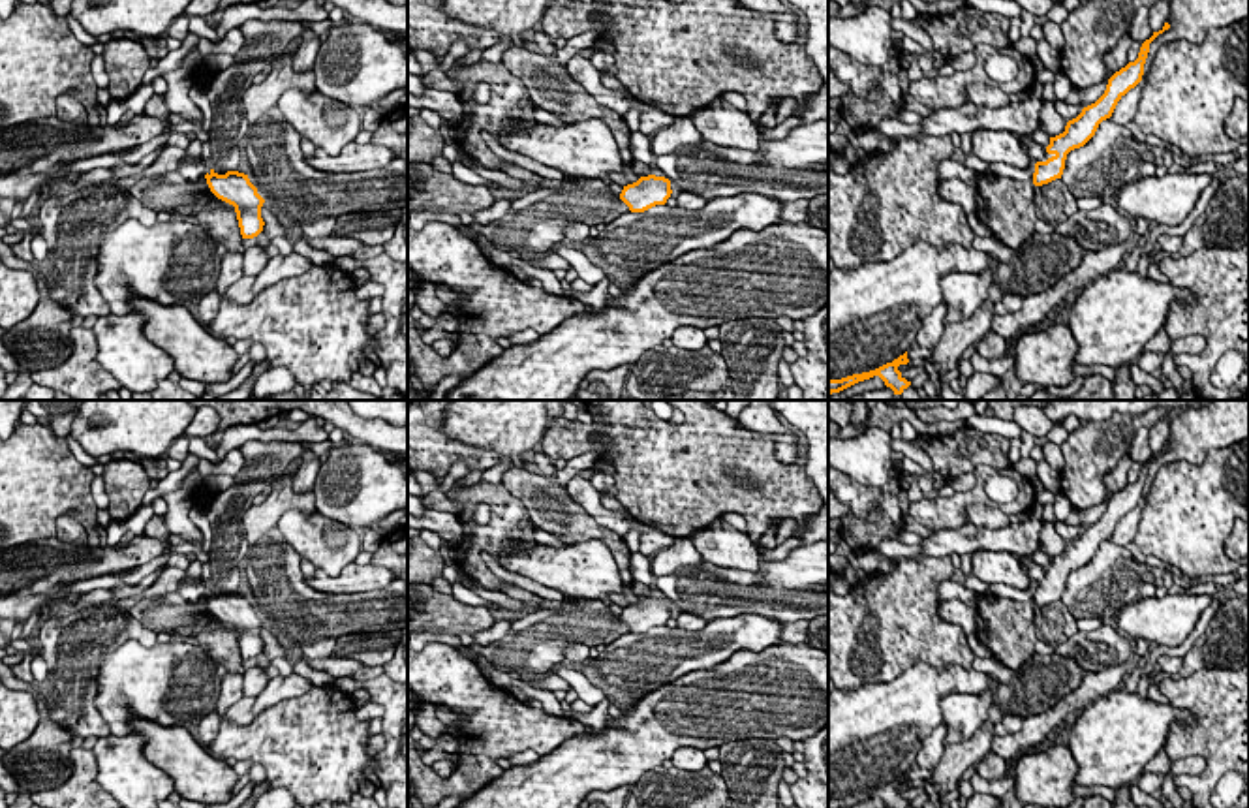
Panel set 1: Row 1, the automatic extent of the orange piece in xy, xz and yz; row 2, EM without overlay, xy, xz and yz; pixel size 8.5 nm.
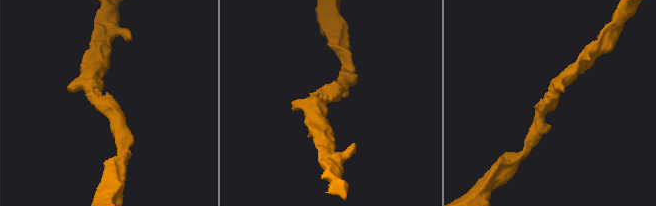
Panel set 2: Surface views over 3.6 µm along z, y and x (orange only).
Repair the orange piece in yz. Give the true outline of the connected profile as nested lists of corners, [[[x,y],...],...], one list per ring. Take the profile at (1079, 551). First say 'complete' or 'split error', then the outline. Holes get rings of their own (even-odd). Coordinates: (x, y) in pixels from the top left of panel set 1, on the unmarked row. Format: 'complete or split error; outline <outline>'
complete; outline [[[1164,443],[1159,453],[1153,453],[1153,457],[1142,464],[1138,479],[1108,500],[1104,515],[1095,524],[1084,528],[1076,539],[1069,541],[1063,554],[1050,558],[1050,566],[1046,567],[1050,579],[1035,584],[1035,607],[1061,599],[1067,575],[1084,567],[1095,556],[1099,545],[1112,537],[1118,522],[1142,502],[1149,464],[1168,449],[1170,445]]]

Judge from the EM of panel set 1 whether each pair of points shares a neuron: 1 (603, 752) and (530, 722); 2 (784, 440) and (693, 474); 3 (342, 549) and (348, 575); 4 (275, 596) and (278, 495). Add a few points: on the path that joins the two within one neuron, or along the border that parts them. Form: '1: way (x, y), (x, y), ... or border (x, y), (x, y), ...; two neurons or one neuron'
1: border (585, 730), (541, 756); two neurons
2: border (737, 419), (767, 433), (780, 461), (797, 459); two neurons
3: border (354, 560), (337, 575), (327, 575), (316, 568); two neurons
4: border (277, 525), (250, 545); two neurons

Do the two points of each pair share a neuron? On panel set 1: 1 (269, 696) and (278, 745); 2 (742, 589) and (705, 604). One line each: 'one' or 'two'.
1: two
2: one

